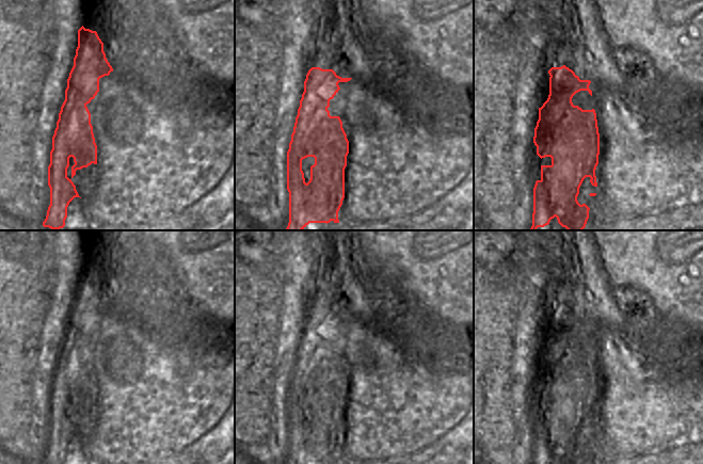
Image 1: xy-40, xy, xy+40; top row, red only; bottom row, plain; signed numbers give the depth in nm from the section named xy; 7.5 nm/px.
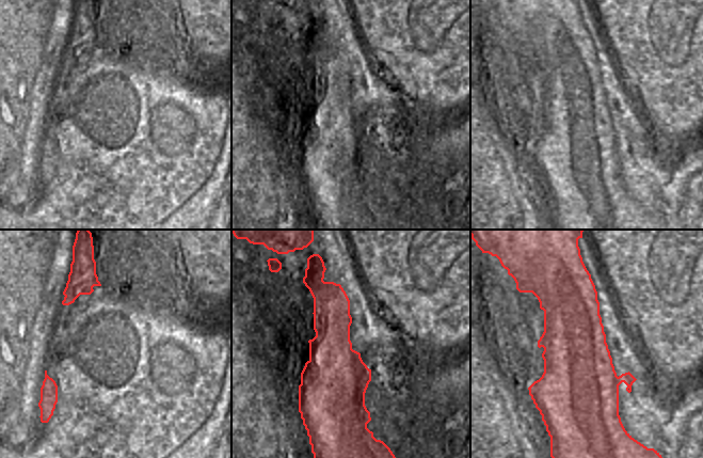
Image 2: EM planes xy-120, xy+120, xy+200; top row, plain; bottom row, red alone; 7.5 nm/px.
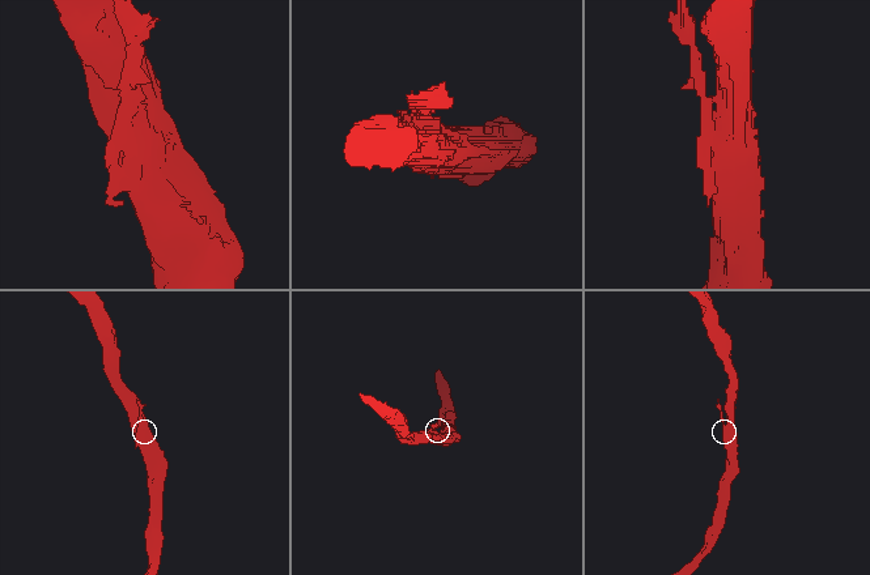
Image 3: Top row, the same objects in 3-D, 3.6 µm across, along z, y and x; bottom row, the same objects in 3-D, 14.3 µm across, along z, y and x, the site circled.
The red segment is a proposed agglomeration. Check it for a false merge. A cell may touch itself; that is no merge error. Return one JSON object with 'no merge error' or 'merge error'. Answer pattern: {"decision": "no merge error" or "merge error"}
{"decision": "merge error"}

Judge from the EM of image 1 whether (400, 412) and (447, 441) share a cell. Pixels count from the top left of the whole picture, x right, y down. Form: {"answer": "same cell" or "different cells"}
{"answer": "different cells"}

